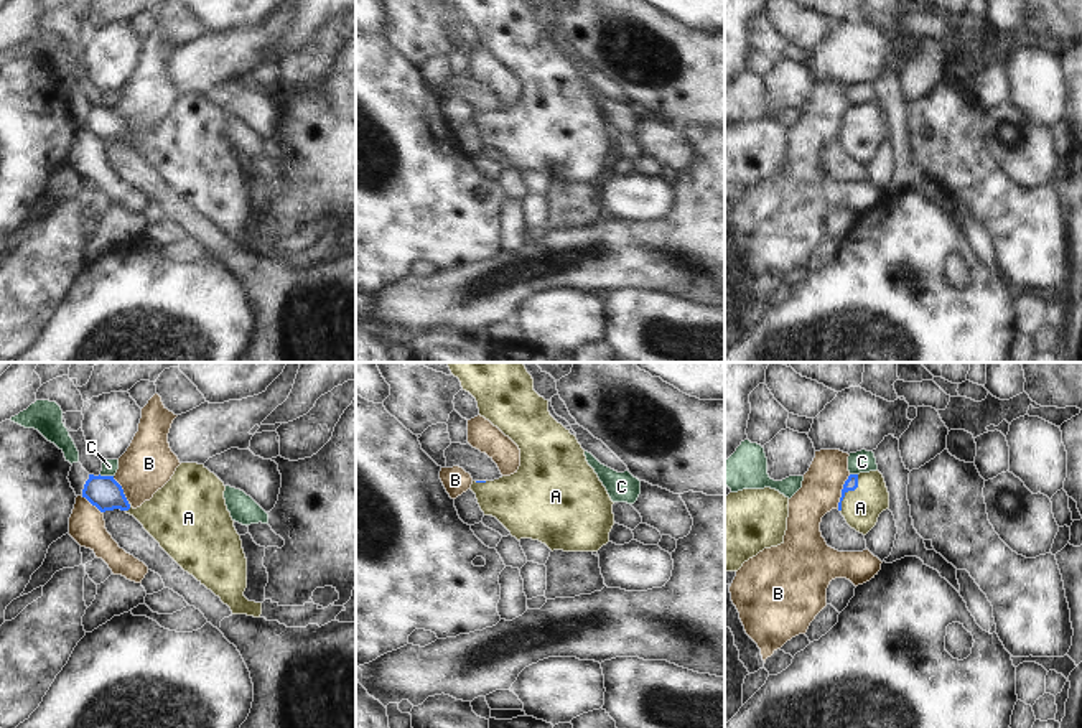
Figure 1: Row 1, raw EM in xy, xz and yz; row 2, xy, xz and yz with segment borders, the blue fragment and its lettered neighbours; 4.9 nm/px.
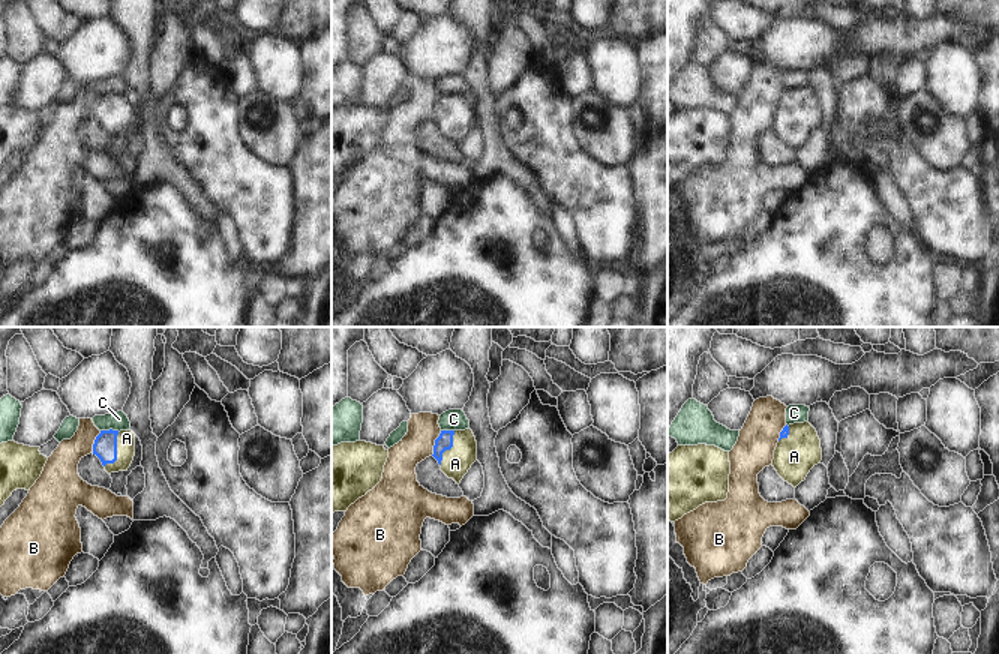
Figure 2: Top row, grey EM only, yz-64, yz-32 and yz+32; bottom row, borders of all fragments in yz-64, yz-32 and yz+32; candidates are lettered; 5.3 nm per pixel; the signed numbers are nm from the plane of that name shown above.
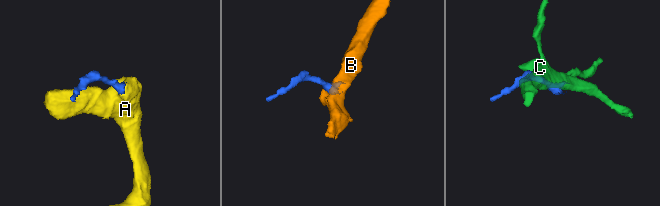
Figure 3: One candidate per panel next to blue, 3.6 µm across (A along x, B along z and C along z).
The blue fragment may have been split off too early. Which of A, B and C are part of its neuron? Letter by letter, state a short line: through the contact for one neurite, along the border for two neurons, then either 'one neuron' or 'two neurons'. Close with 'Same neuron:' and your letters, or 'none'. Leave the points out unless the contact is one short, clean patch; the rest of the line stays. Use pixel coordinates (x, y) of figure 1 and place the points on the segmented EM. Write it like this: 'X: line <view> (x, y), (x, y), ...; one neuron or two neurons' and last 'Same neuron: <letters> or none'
A: line yz (852, 483), (848, 490), (860, 501), (860, 508); one neuron
B: line yz (850, 475), (837, 508); two neurons
C: line xy (99, 475), (112, 476); two neurons
Same neuron: A

